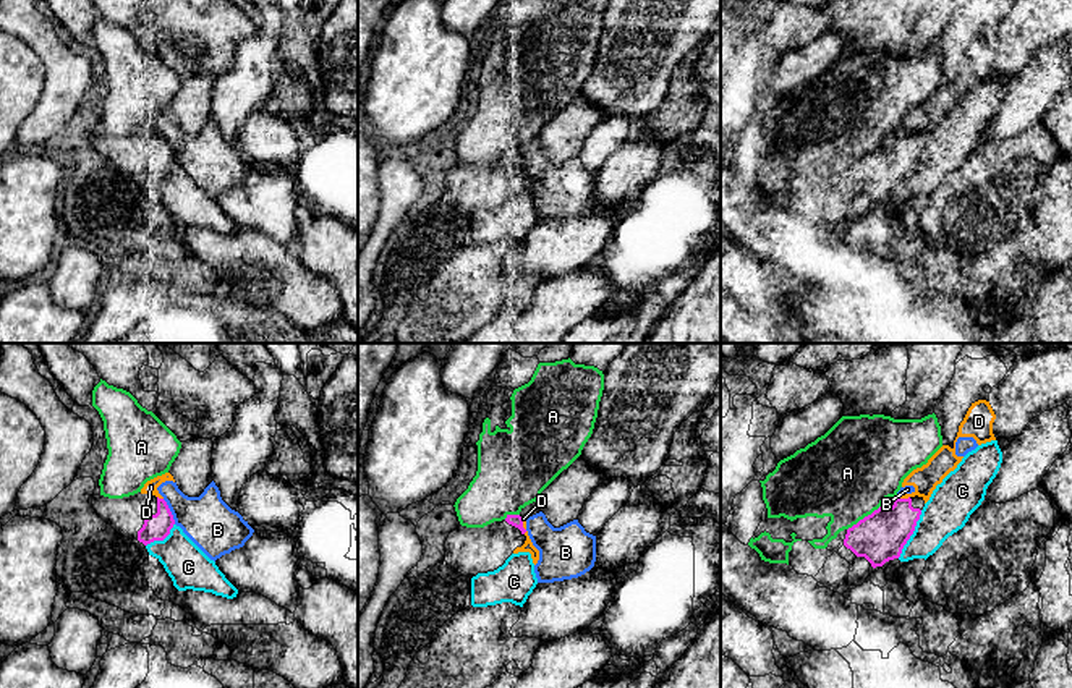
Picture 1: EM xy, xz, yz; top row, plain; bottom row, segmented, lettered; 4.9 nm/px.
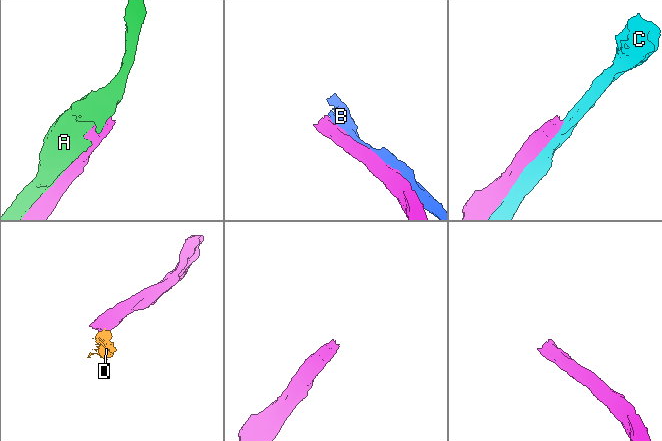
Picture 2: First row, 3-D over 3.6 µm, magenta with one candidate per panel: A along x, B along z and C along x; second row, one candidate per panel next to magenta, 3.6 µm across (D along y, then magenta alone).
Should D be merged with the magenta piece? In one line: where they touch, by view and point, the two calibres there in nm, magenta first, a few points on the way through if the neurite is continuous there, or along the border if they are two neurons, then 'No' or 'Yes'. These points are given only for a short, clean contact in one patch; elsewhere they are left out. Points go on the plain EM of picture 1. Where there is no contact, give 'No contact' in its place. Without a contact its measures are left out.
Touches magenta at yz (902, 136). Thickness 240 nm (magenta) against 130 nm. No

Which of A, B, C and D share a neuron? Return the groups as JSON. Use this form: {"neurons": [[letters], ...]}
{"neurons": [["A"], ["B", "D"], ["C"]]}

